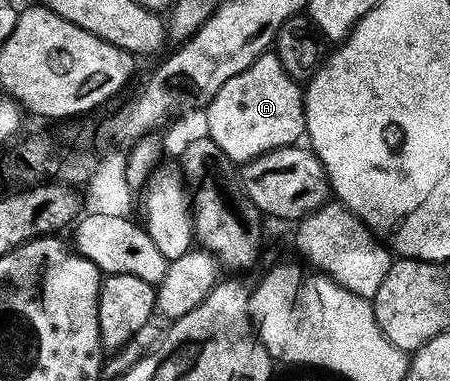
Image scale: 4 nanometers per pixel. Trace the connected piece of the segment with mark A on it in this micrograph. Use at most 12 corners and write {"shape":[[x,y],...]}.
{"shape":[[268,52],[217,92],[227,138],[295,144],[304,87]]}

